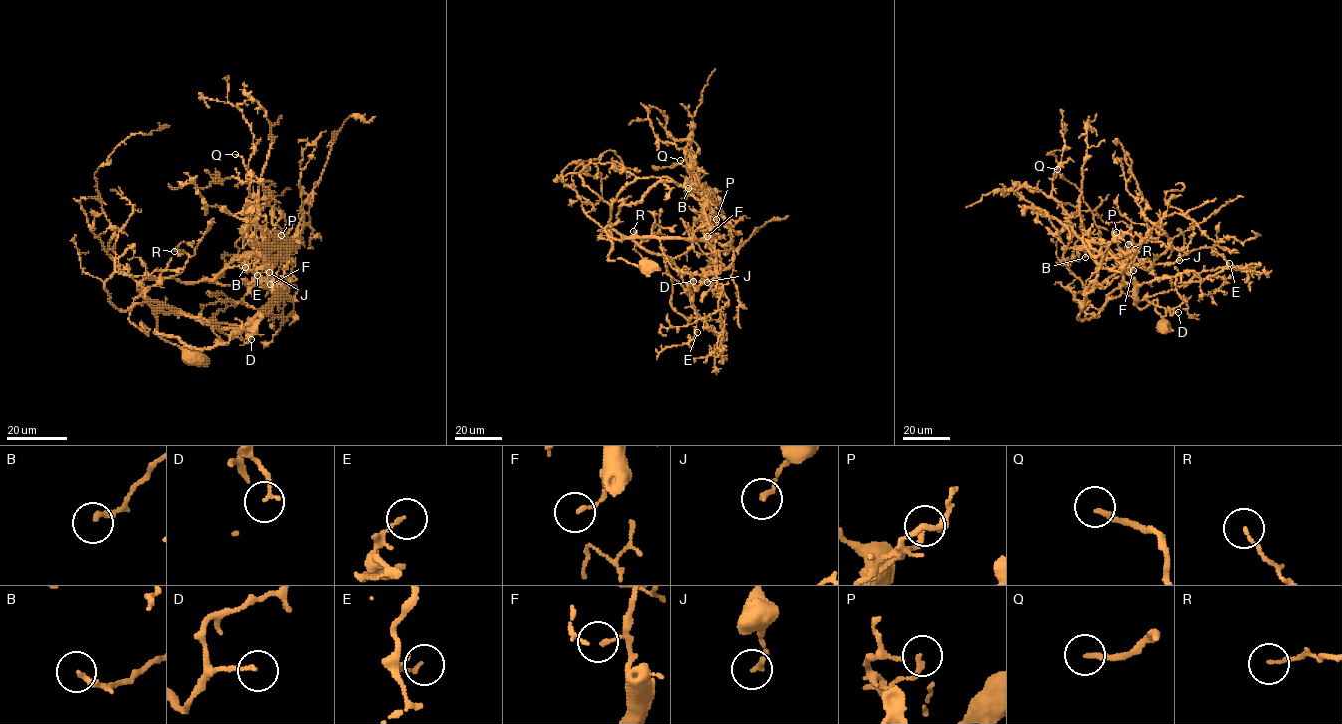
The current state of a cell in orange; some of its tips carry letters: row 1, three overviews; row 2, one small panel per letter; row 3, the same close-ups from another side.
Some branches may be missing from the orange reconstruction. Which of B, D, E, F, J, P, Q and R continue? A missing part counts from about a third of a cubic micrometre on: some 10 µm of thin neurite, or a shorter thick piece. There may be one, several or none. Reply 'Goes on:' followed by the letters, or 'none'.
Goes on: D, Q

